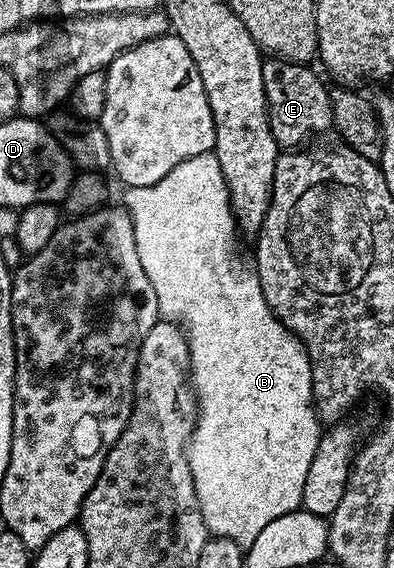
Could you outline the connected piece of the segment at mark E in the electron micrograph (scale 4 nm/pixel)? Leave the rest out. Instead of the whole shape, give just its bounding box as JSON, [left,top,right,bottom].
[262,56,332,148]

